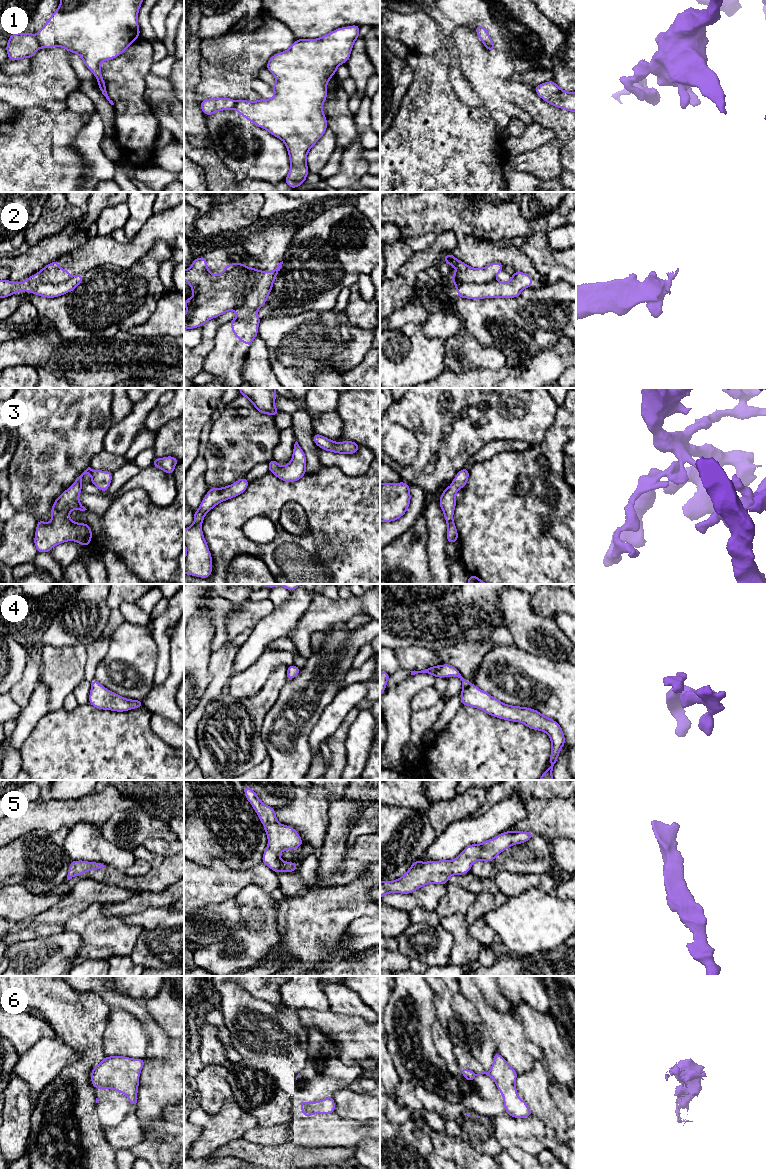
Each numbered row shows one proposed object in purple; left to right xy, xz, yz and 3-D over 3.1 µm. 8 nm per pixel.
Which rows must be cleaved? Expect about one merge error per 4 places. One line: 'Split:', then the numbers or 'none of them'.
Split: 1, 2

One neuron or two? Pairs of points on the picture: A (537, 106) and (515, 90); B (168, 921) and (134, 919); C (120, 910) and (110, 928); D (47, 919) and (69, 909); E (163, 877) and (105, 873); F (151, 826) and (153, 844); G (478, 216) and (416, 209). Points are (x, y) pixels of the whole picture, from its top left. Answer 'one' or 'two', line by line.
A: one
B: one
C: two
D: one
E: one
F: two
G: one

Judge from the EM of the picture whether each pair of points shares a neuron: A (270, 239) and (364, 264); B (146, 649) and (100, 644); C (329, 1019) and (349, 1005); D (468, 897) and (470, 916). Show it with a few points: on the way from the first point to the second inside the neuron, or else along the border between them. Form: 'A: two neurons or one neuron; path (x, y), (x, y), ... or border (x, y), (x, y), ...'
A: two neurons; border (303, 225), (293, 236), (281, 266)
B: two neurons; border (120, 625), (112, 634), (109, 649), (97, 666)
C: two neurons; border (330, 1009), (338, 1014), (360, 1017)
D: two neurons; border (476, 895), (476, 900), (464, 915)

